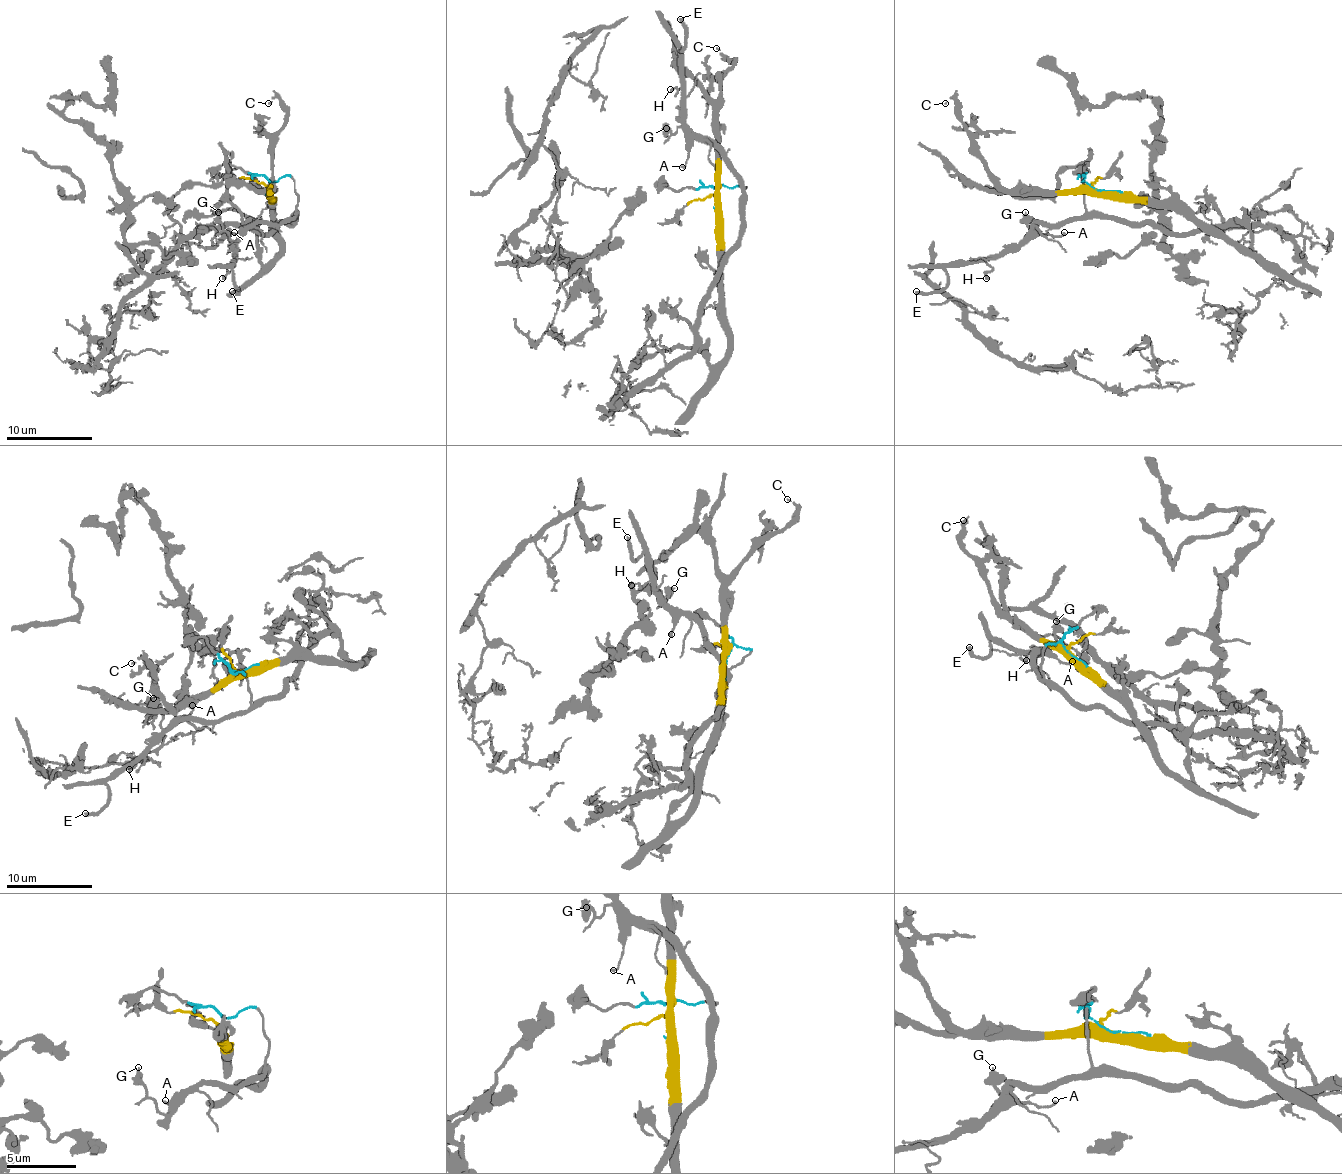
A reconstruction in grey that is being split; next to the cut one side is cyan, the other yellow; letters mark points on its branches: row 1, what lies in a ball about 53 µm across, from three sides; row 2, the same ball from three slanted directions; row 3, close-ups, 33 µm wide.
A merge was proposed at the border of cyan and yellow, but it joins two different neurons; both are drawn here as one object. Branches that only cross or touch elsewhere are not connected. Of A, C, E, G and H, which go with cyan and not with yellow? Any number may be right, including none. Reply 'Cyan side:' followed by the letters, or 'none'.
Cyan side: A, E, G, H

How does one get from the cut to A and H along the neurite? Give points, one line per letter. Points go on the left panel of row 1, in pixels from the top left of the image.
A: (270, 190), (270, 181), (287, 175), (298, 196), (292, 218), (279, 224), (249, 226), (240, 235), (234, 233)
H: (270, 190), (270, 181), (287, 175), (298, 196), (296, 214), (279, 224), (255, 222), (223, 278)

